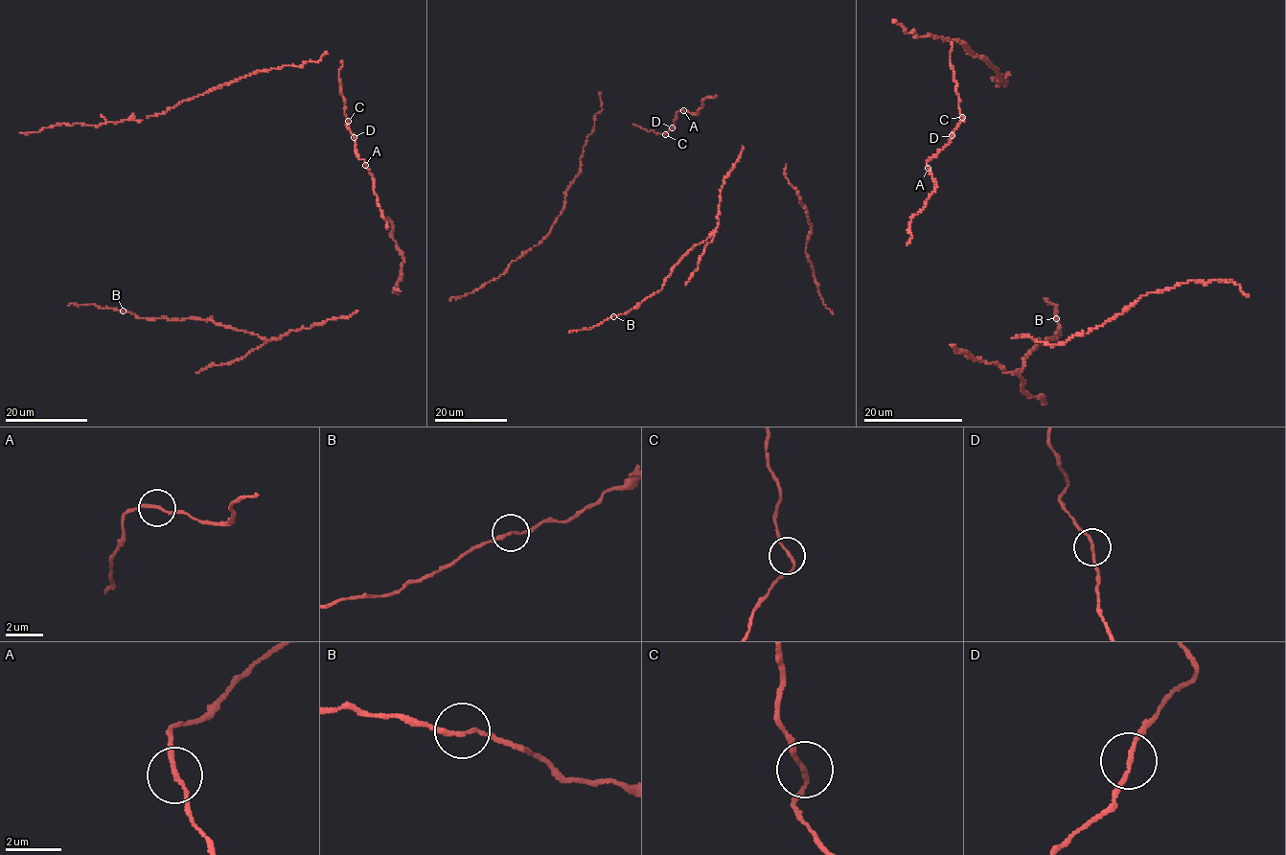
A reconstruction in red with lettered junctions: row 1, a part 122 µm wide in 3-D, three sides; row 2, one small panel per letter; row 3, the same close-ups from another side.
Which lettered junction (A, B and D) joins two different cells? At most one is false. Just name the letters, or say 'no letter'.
no letter

